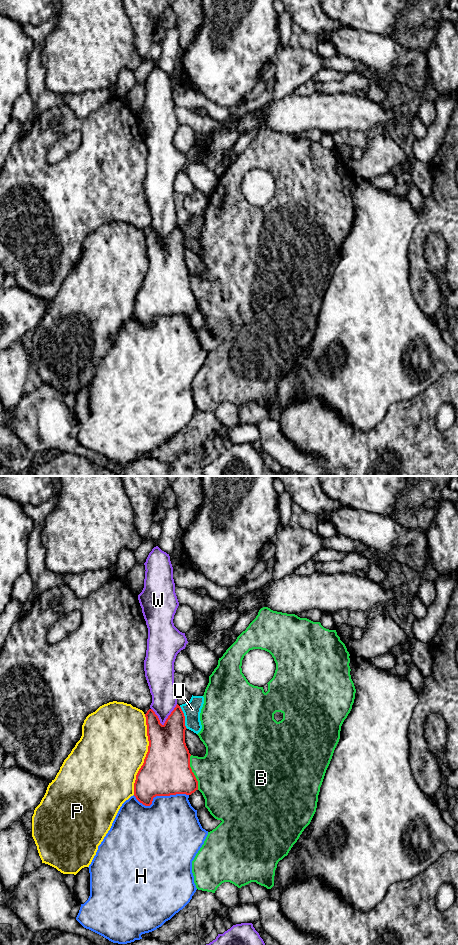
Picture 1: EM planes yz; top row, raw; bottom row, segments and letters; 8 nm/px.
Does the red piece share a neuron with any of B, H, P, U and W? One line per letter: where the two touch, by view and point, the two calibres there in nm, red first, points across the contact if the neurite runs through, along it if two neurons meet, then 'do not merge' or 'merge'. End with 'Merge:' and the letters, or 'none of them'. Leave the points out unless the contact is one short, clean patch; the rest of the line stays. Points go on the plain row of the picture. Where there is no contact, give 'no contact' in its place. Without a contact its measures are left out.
B: meets red in yz at (192, 292); 380 nm thick on the red side, 420 nm on the other; do not merge
H: meets red in yz at (159, 315); 380 nm thick on the red side, 460 nm on the other; do not merge
P: meets red in yz at (146, 274); 380 nm thick on the red side, 500 nm on the other; do not merge
U: meets red in yz at (184, 237); 280 nm thick on the red side, 140 nm on the other; border along yz (179, 226), (184, 236), (184, 245), (187, 248); do not merge
W: meets red in yz at (165, 242); 320 nm thick on the red side, 200 nm on the other; do not merge
Merge: none of them

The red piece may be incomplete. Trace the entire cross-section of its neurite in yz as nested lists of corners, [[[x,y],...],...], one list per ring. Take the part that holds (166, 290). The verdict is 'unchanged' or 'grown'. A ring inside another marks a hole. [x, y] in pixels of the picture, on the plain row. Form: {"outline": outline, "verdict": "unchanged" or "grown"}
{"outline": [[[177,224],[163,245],[152,229],[147,231],[145,237],[149,266],[144,283],[136,295],[134,316],[143,325],[150,326],[156,316],[191,315],[198,310],[198,301],[190,287],[191,274],[185,263],[187,248],[181,227]]], "verdict": "unchanged"}

